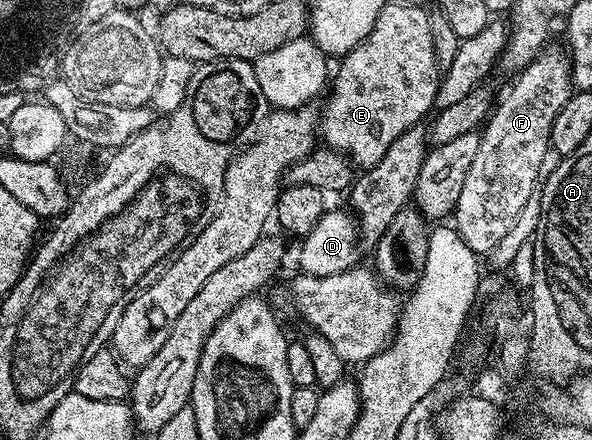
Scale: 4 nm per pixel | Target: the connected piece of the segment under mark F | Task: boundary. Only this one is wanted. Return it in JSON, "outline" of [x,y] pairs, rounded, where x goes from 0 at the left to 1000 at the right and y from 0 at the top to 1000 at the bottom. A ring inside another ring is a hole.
{"outline":[[[922,107],[912,127],[905,127],[890,152],[872,166],[868,182],[873,184],[861,195],[860,211],[841,236],[838,230],[811,302],[809,350],[802,350],[796,386],[789,386],[789,407],[782,411],[782,441],[775,441],[772,473],[762,493],[779,545],[807,577],[824,577],[833,561],[846,552],[856,527],[870,514],[890,450],[909,434],[910,377],[916,375],[917,350],[931,336],[931,286],[938,286],[938,266],[971,207],[961,127],[949,111],[946,118],[934,107]]]}

